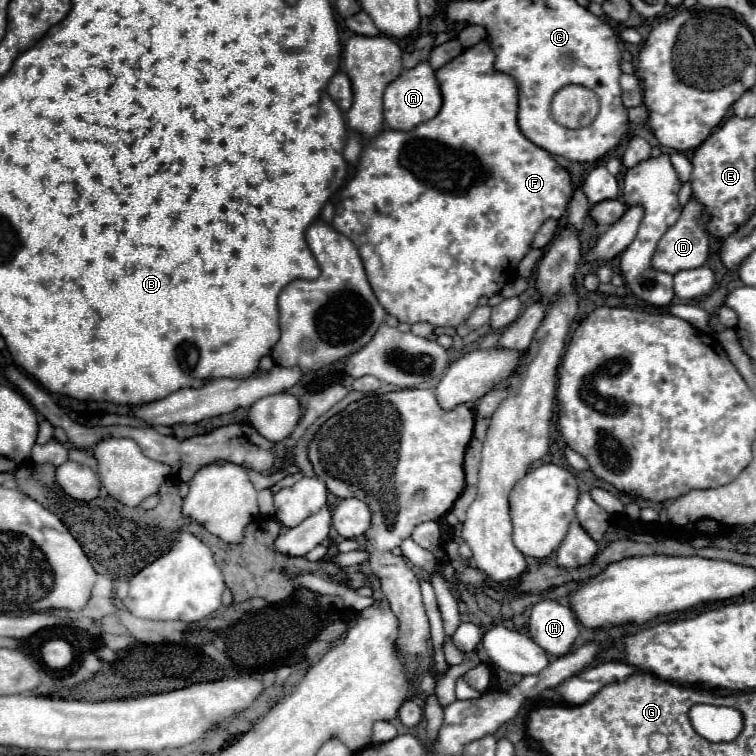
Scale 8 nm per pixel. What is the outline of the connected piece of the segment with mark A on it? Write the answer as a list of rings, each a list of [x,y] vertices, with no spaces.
[[[421,62],[411,70],[403,70],[397,80],[393,80],[383,96],[383,114],[385,122],[393,130],[413,130],[413,126],[427,122],[441,110],[441,90],[435,80],[435,70],[429,62]]]

